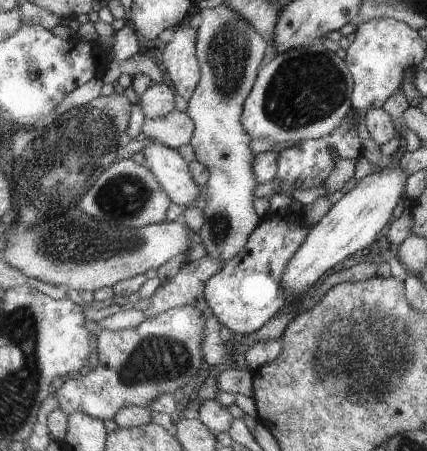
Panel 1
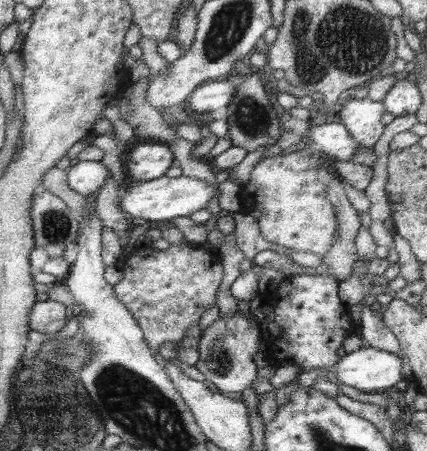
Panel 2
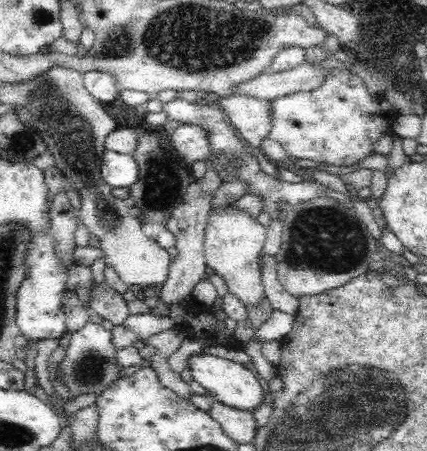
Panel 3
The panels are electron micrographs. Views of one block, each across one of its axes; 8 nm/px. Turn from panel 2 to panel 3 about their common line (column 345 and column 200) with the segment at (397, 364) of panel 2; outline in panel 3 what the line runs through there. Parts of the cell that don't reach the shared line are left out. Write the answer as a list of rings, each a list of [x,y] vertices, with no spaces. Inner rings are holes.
[[[194,354],[194,356],[190,356],[188,368],[192,370],[194,382],[204,386],[208,396],[212,396],[216,402],[222,402],[230,408],[238,408],[238,410],[244,410],[244,412],[254,412],[264,402],[266,386],[260,384],[260,378],[256,378],[252,374],[252,368],[248,364],[244,366],[244,364],[224,360],[224,358],[218,358],[218,356],[210,356],[210,354],[208,356],[206,354]]]

